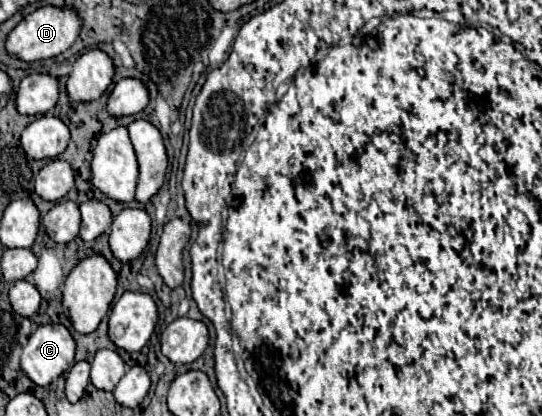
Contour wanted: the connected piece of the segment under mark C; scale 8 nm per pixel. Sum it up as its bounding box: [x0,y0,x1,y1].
[20,324,76,388]

